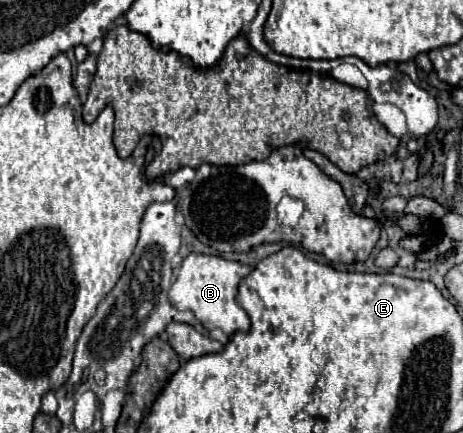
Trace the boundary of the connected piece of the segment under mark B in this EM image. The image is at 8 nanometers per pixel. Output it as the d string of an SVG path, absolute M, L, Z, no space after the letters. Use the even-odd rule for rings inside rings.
M189 254L183 258L179 268L175 270L177 280L169 290L169 300L177 310L191 310L195 318L209 330L221 328L225 334L233 334L237 330L249 330L249 316L237 304L237 286L239 282L251 272L251 266L225 260L221 256L207 256L207 254Z

